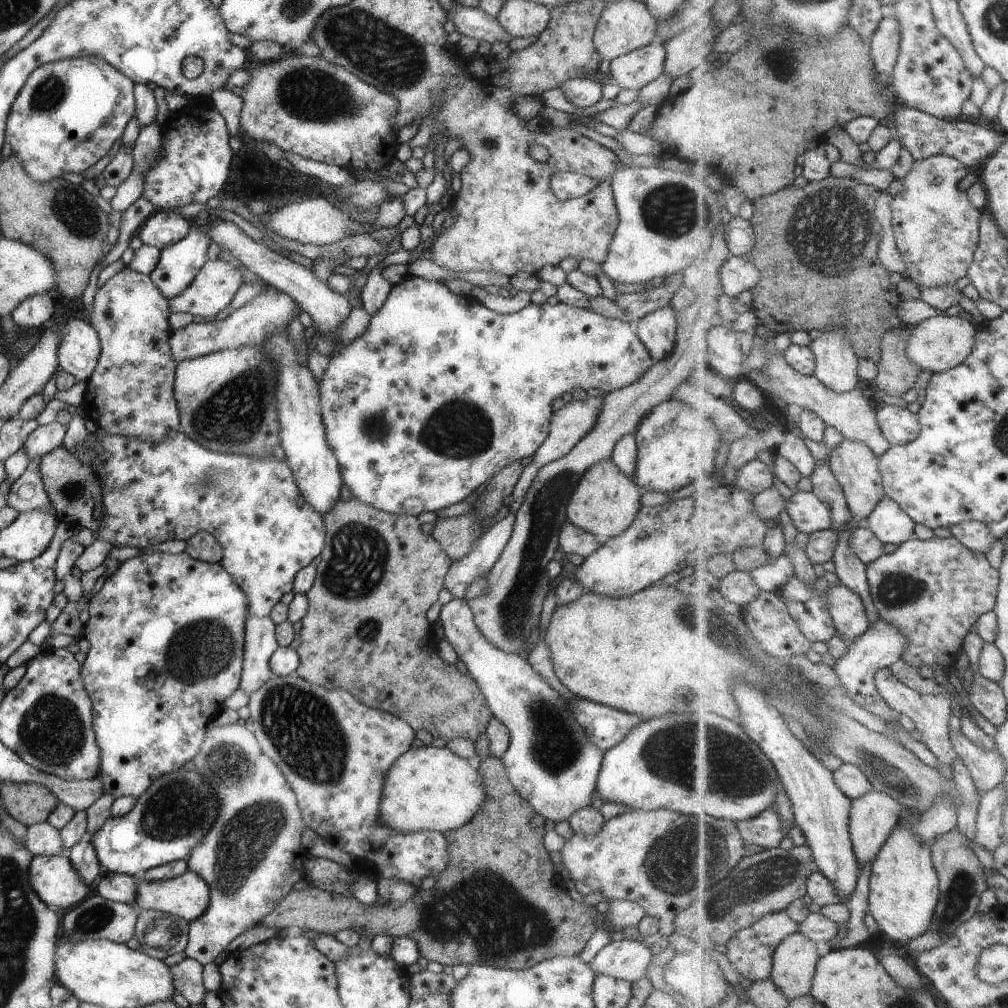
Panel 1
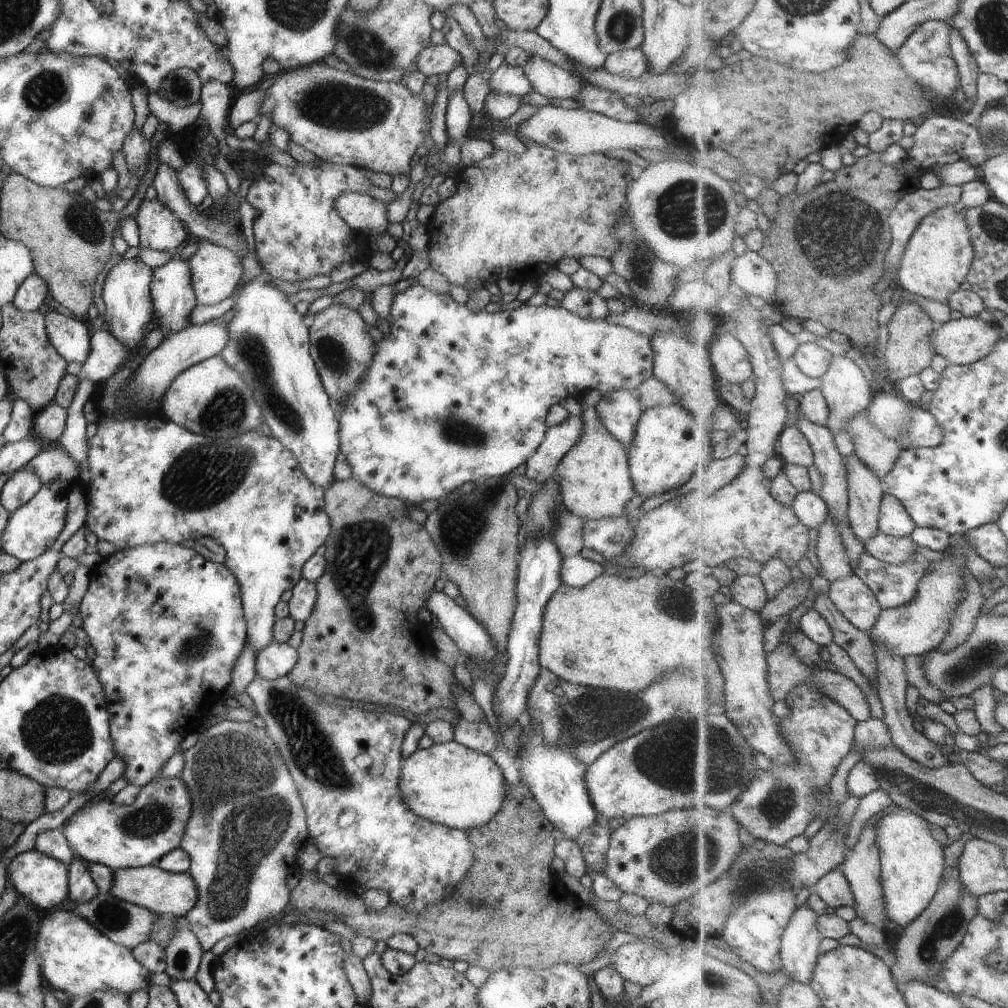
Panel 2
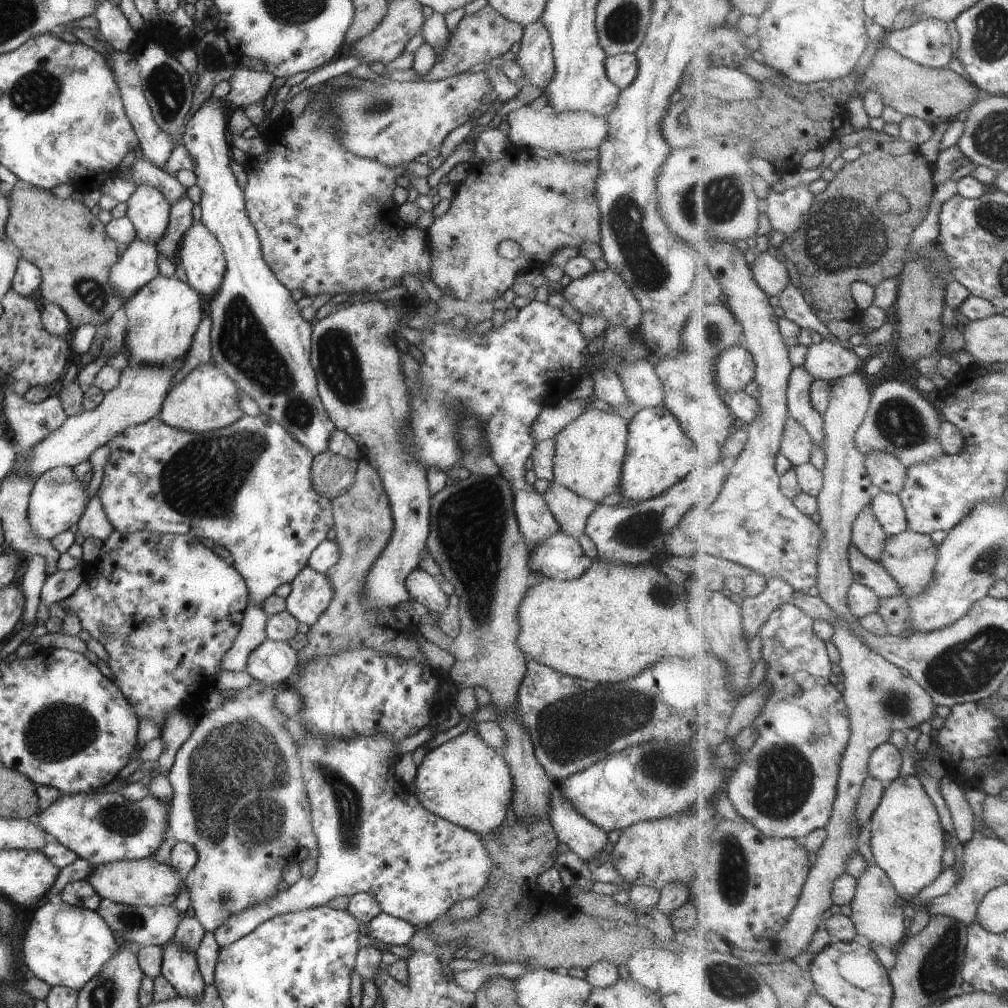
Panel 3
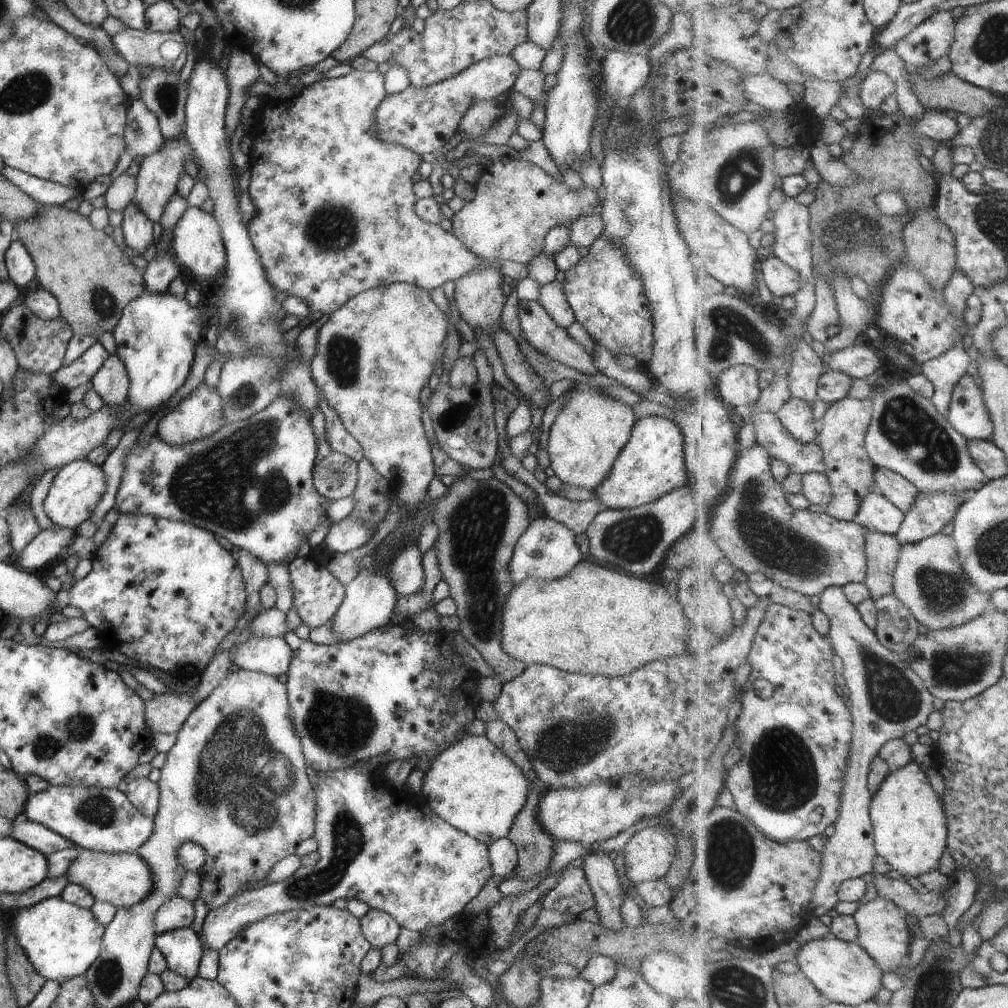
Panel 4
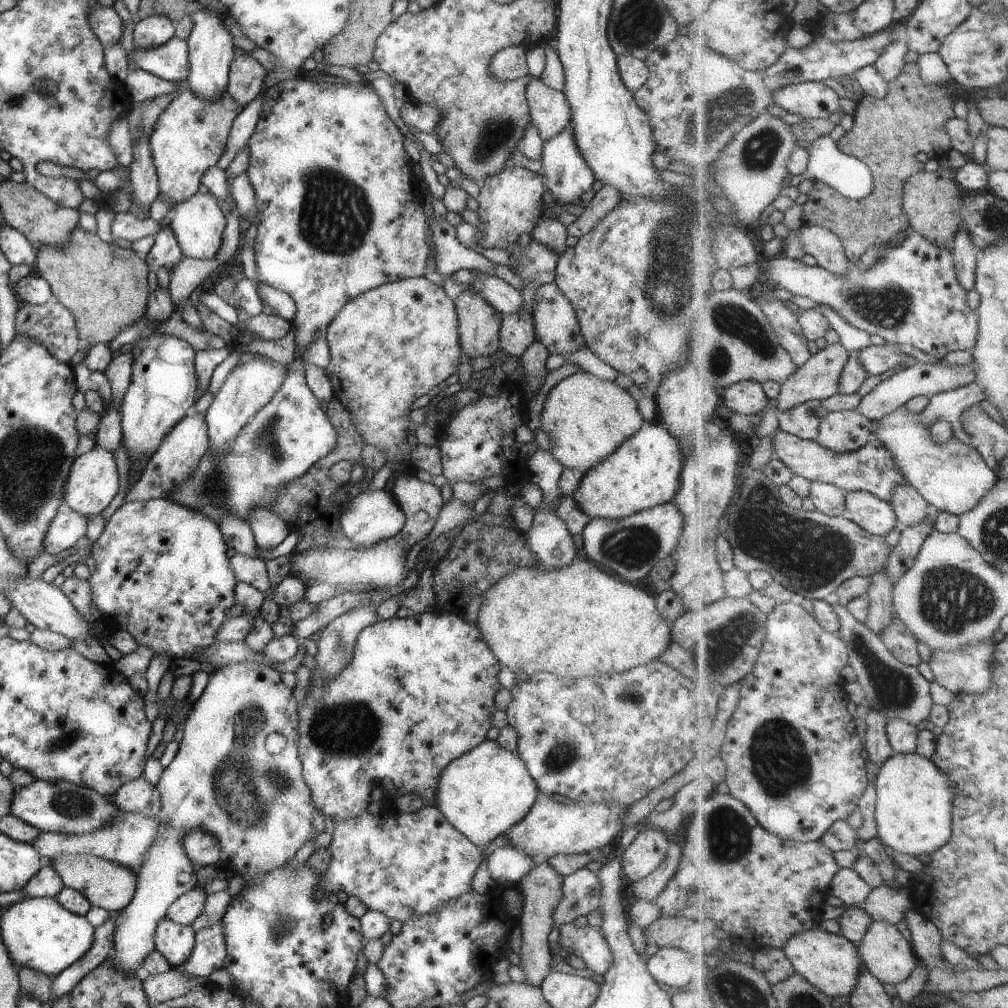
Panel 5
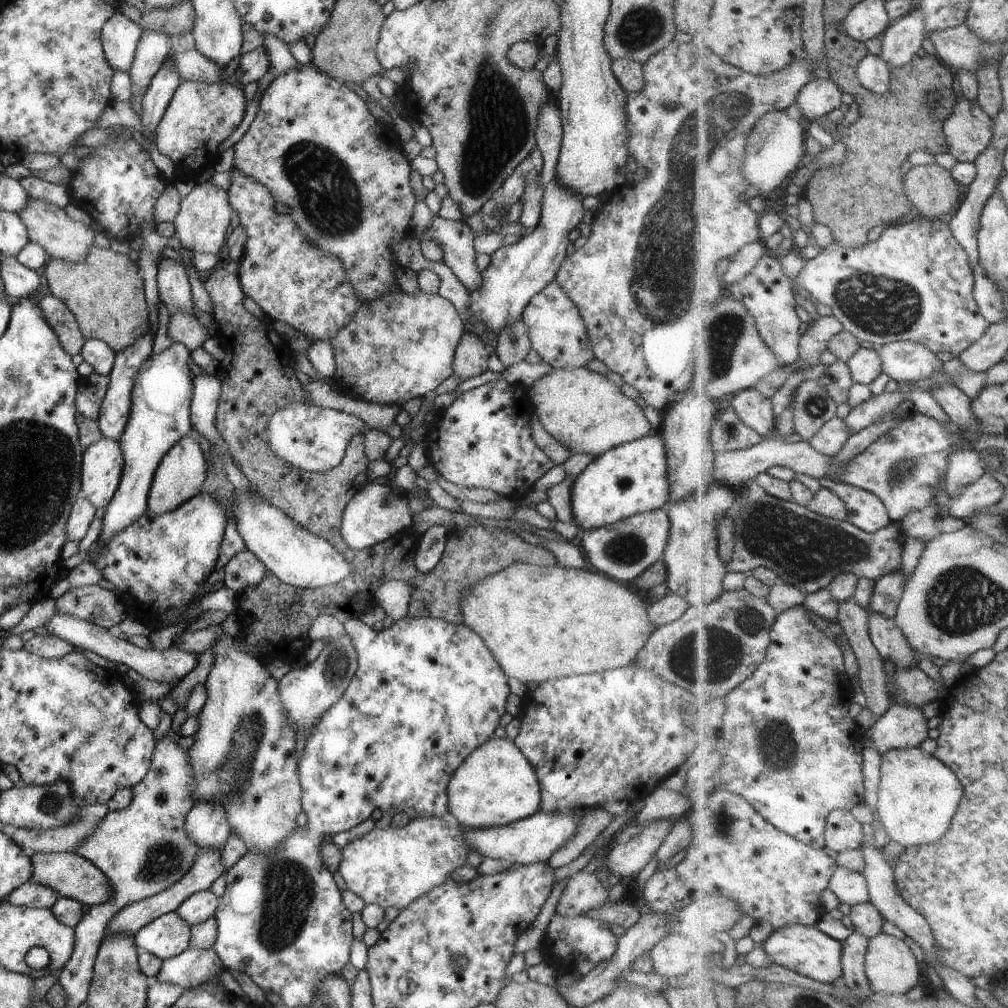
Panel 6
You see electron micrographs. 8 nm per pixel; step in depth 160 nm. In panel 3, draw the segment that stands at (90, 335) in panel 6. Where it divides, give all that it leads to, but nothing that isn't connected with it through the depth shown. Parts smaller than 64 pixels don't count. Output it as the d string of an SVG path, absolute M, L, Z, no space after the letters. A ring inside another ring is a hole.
M32 186L11 188L7 198L9 215L3 234L21 251L21 258L40 271L40 296L46 303L52 303L63 310L72 331L85 324L96 328L107 323L113 312L123 305L122 300L116 297L108 284L109 270L117 261L118 245L106 236L104 226L97 216L81 201L74 200L71 196L59 199L52 196L48 190L43 191Z

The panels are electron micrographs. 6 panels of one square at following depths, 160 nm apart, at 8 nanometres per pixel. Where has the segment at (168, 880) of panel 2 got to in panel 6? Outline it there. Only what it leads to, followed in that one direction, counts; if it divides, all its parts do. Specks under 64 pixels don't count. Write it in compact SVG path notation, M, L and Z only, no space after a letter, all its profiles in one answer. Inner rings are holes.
M30 853L32 864L31 882L50 886L60 897L67 897L87 906L101 904L112 893L107 877L88 860L70 853Z

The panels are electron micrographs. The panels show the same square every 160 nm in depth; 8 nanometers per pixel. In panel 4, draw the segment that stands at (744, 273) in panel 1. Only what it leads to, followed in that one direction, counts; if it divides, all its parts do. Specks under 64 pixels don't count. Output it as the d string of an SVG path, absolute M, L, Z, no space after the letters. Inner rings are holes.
M772 255L763 260L760 259L759 263L763 281L773 295L793 297L801 288L799 274L778 257Z

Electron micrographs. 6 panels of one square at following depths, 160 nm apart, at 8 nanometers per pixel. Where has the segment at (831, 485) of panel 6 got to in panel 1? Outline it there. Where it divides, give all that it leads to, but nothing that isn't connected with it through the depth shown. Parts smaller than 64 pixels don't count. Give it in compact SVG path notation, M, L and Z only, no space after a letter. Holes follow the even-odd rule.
M884 496L870 514L864 527L871 529L883 544L900 546L915 537L916 525L895 500Z

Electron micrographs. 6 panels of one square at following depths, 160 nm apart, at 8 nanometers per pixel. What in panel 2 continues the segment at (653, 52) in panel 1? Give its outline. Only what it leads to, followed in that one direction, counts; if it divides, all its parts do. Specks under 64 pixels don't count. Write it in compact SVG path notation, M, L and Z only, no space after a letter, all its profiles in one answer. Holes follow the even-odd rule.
M639 47L606 55L603 68L612 75L634 79L648 72L648 64Z

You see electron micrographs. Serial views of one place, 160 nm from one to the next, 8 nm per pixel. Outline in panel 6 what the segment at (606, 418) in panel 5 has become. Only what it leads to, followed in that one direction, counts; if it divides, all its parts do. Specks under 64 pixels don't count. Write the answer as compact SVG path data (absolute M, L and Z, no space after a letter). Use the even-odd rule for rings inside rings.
M585 367L551 369L524 391L534 404L543 430L571 454L584 452L596 457L615 445L644 437L652 431L633 399L627 398L605 375Z

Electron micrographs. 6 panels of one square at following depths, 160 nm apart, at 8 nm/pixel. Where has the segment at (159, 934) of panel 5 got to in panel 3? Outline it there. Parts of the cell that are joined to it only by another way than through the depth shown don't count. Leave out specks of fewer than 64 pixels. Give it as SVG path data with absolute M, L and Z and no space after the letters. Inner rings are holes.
M164 944L160 975L165 977L179 996L194 999L202 995L205 984L195 953L177 948L175 944Z

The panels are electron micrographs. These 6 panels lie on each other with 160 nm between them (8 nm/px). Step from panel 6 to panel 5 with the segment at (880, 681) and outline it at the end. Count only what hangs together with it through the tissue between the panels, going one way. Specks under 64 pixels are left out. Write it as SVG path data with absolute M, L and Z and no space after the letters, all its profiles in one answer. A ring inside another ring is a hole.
M869 708L866 719L865 750L869 754L869 758L879 766L887 762L887 759L898 754L890 745L886 733L887 723L888 720L884 714Z

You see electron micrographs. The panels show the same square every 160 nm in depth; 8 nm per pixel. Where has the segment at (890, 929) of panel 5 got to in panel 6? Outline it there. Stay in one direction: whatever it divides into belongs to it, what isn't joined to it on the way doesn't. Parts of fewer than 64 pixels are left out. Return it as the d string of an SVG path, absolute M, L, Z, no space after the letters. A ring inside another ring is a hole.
M883 932L869 940L866 954L866 975L870 980L873 993L878 992L884 996L907 994L909 990L919 985L922 966L905 940Z

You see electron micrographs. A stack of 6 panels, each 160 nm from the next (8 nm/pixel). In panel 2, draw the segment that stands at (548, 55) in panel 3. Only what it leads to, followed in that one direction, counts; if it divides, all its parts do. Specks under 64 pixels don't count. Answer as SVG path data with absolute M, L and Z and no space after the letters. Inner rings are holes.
M527 55L519 67L533 91L547 98L574 98L582 91L578 78L537 55Z

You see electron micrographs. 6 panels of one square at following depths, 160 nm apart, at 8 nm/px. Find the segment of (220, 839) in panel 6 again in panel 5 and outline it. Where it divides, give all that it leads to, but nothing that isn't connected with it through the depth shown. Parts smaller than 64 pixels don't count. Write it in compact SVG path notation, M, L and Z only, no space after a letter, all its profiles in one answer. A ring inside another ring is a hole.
M193 829L182 838L182 846L186 857L197 864L195 866L205 866L215 863L219 858L220 844L212 837L211 833L206 833L201 829Z

